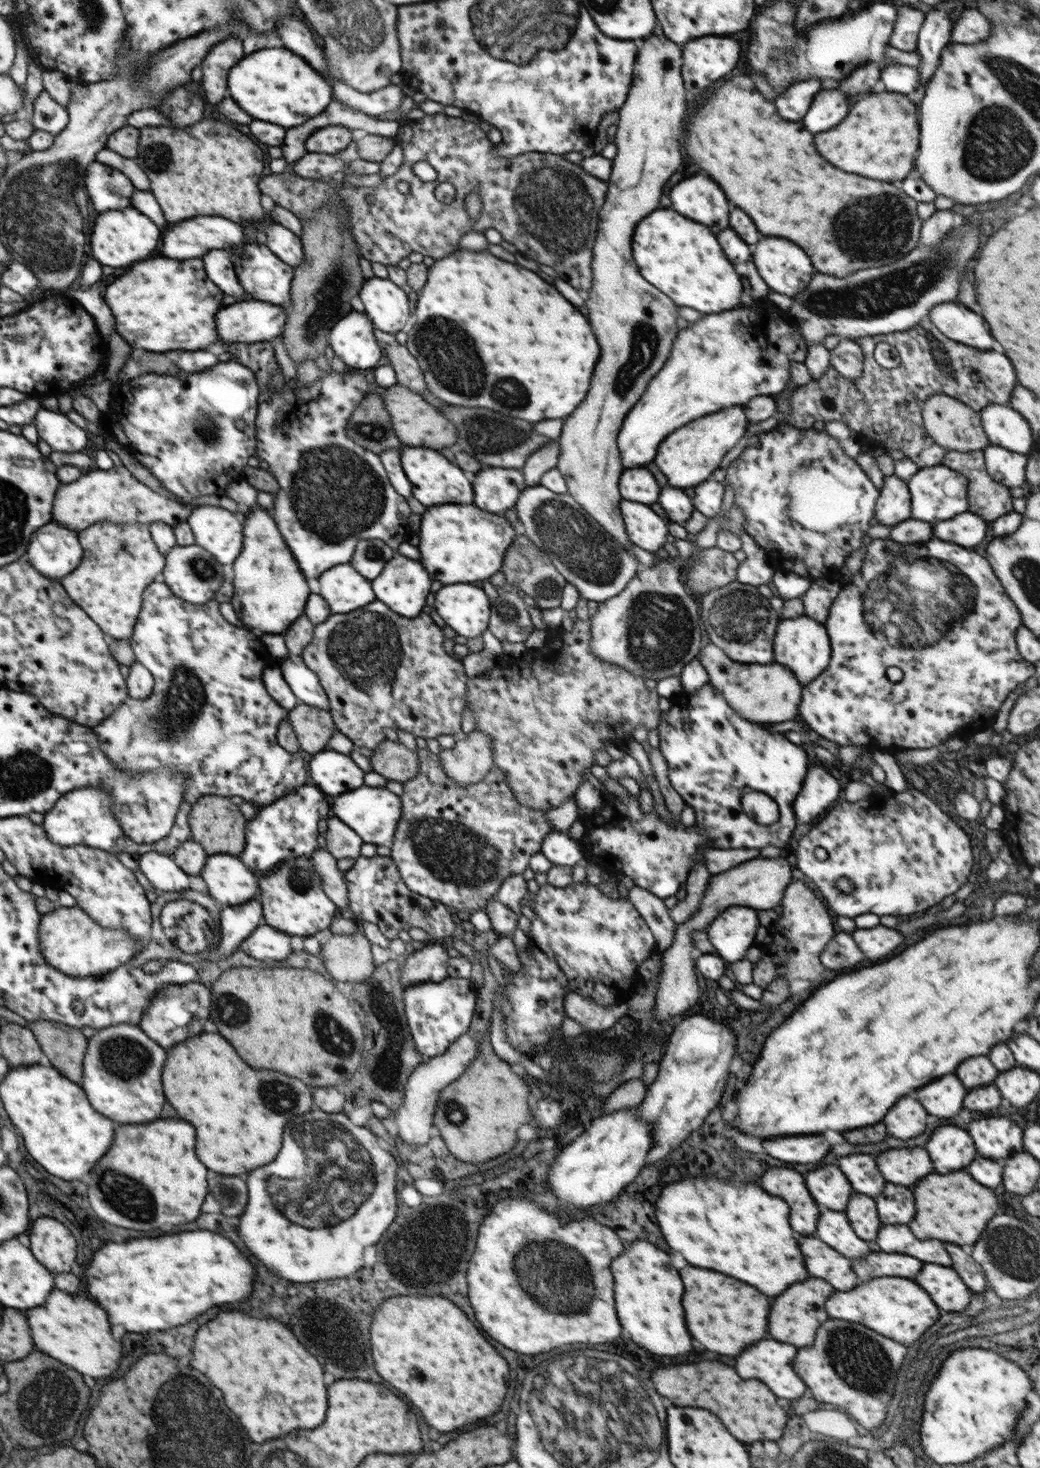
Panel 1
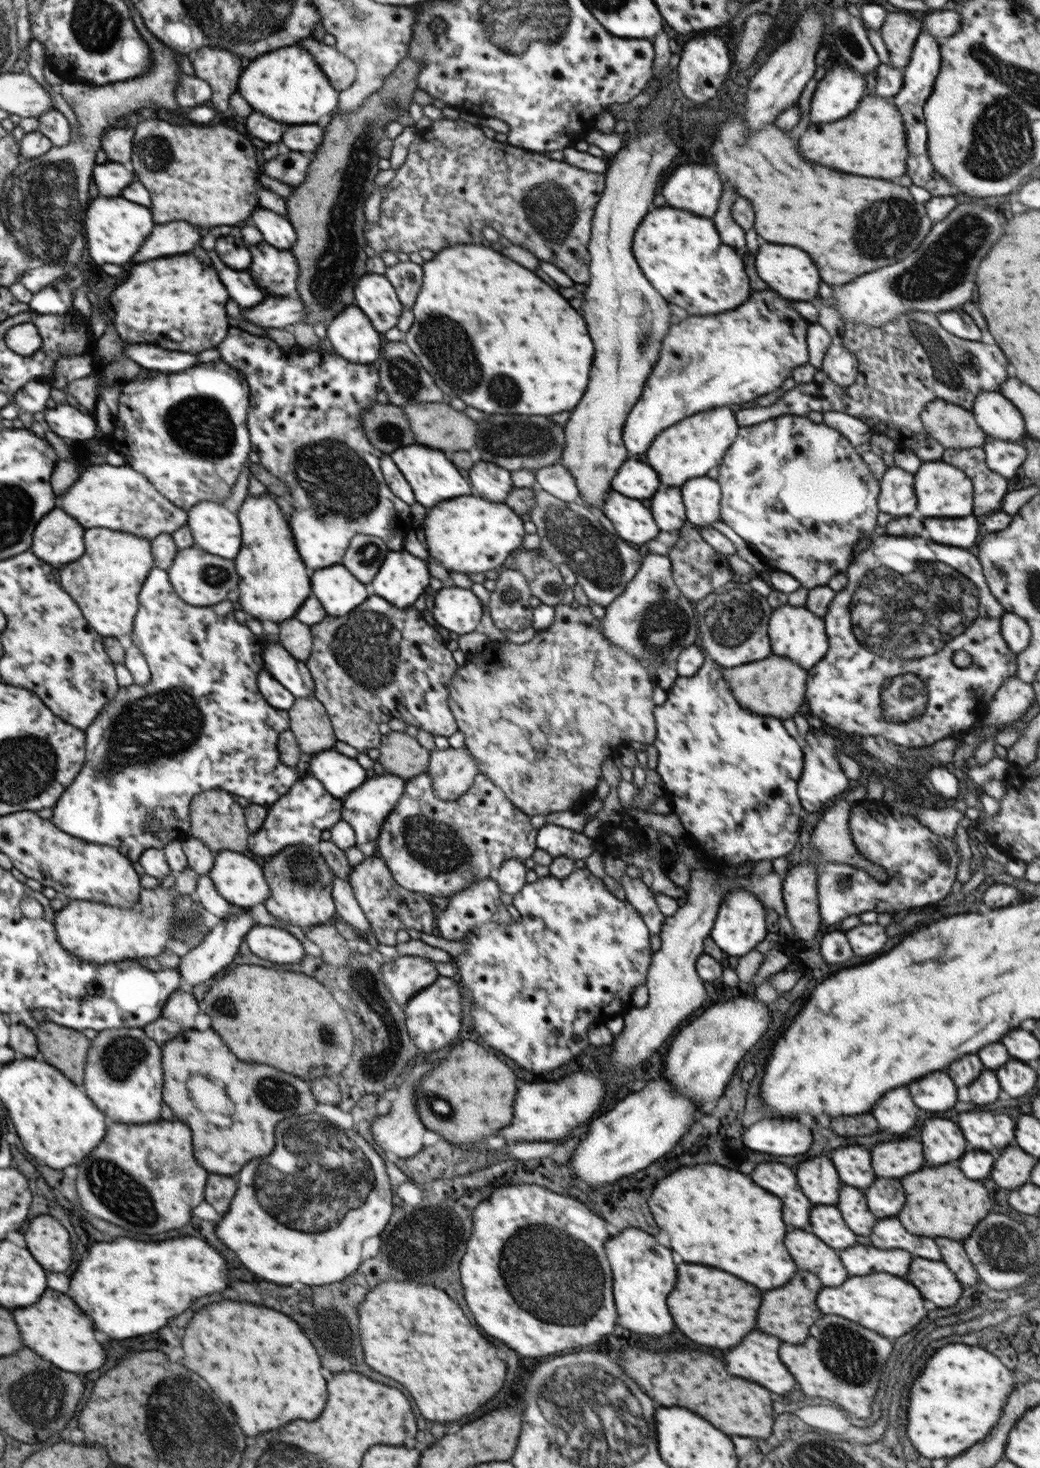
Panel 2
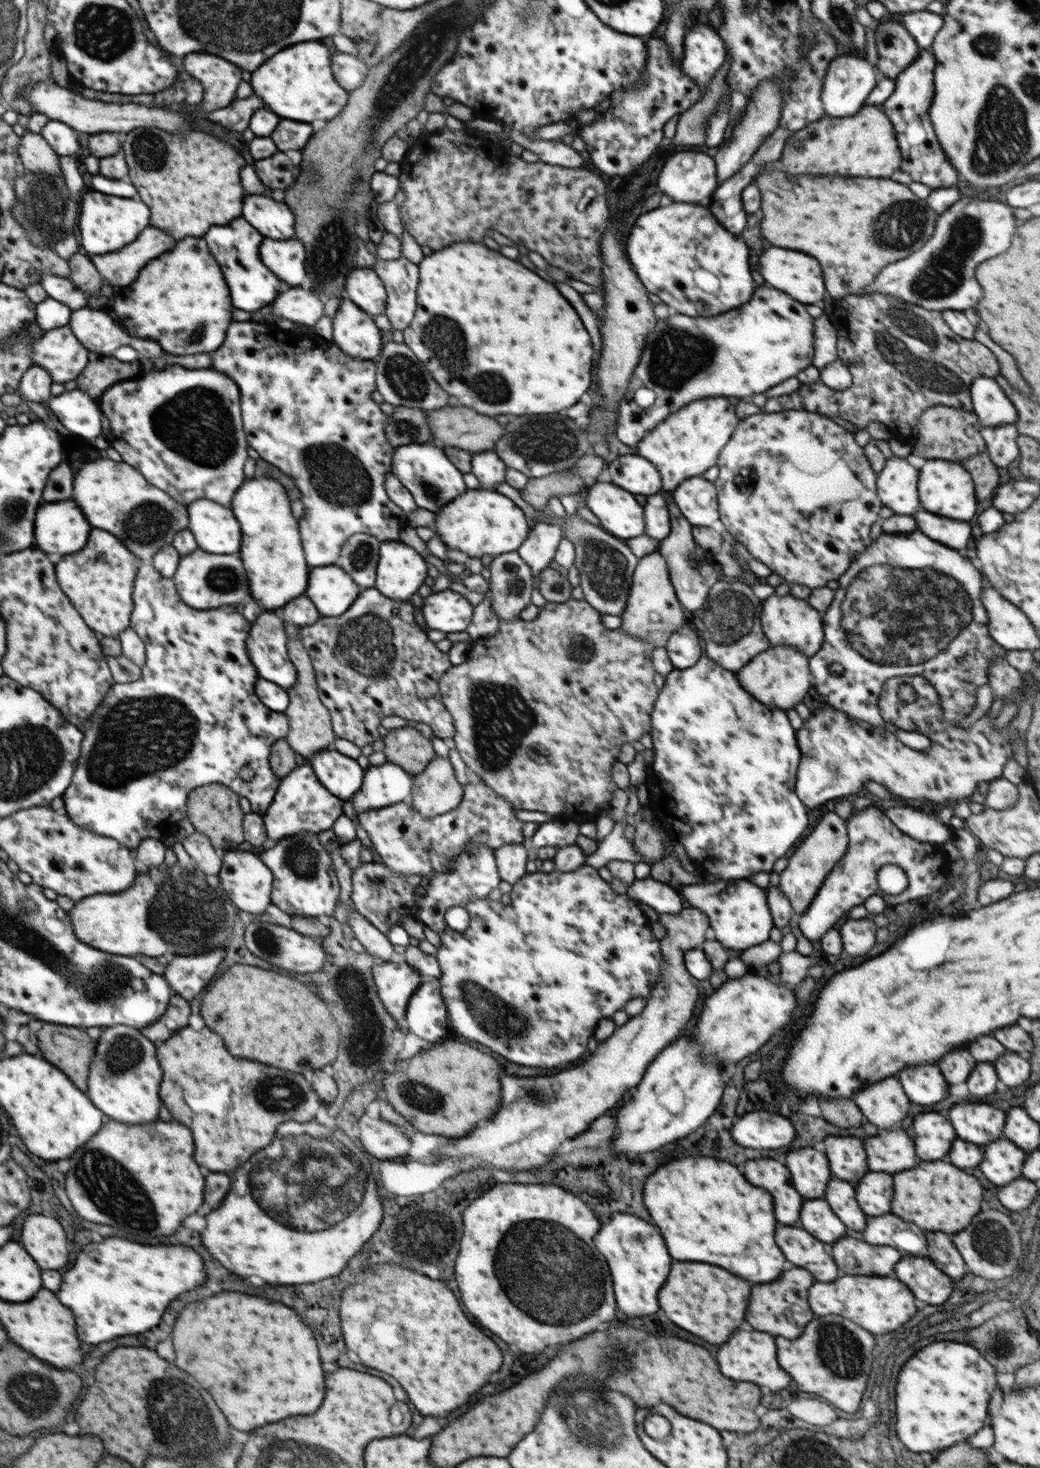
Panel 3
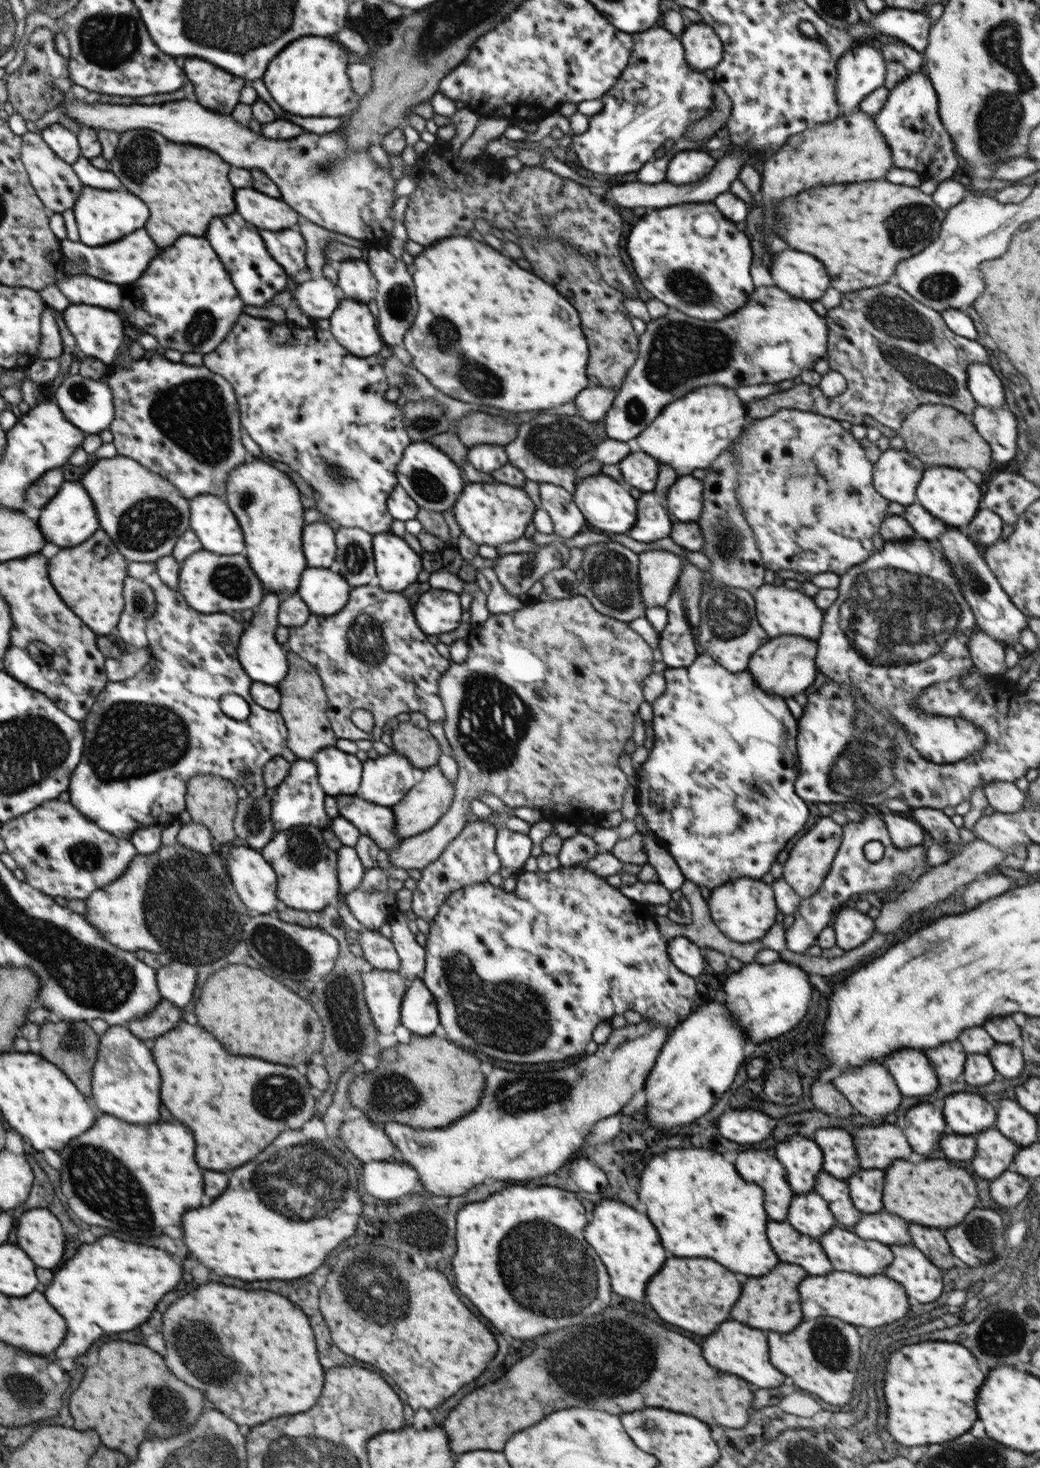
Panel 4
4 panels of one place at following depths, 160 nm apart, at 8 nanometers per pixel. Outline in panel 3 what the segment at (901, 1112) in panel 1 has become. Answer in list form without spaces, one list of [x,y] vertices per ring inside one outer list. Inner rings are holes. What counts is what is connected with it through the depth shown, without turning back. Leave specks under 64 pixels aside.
[[[886,1078],[884,1082],[876,1082],[860,1090],[854,1094],[854,1102],[865,1118],[878,1128],[896,1126],[906,1118],[910,1108],[910,1100],[896,1078]]]

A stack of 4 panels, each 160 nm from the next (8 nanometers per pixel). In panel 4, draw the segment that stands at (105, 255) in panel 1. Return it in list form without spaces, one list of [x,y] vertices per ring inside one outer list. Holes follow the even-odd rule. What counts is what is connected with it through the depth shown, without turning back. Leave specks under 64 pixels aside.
[[[83,186],[80,196],[76,199],[73,206],[75,221],[80,232],[80,241],[86,246],[98,247],[108,245],[110,242],[120,240],[122,236],[142,228],[150,216],[148,206],[136,198],[134,194],[122,192],[122,190],[108,190],[94,188],[92,186]]]

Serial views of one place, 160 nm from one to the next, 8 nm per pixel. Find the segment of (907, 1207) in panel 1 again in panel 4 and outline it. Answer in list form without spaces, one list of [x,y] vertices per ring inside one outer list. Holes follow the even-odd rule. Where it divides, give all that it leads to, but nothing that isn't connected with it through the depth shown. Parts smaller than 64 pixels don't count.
[[[860,1170],[847,1180],[850,1200],[862,1214],[873,1214],[882,1211],[882,1170]]]

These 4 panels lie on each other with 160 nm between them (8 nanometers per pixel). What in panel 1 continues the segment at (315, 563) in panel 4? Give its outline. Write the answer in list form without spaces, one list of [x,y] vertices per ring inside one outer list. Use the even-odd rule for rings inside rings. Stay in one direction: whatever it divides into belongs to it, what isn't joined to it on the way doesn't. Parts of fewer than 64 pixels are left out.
[[[270,341],[252,342],[250,344],[242,344],[241,342],[236,342],[236,344],[232,342],[224,342],[224,349],[226,352],[225,358],[239,362],[242,366],[246,366],[246,368],[252,370],[256,381],[259,384],[261,391],[259,394],[259,407],[255,420],[257,430],[257,451],[255,452],[255,455],[262,458],[262,460],[265,460],[269,464],[268,471],[275,476],[275,479],[279,484],[279,490],[274,494],[275,501],[274,509],[272,509],[272,518],[276,520],[278,530],[282,532],[282,536],[284,536],[284,540],[286,540],[286,544],[288,545],[290,552],[292,552],[298,566],[300,566],[302,574],[304,574],[306,578],[318,578],[324,570],[328,570],[328,568],[332,568],[338,564],[346,564],[346,562],[349,562],[355,553],[355,546],[358,544],[358,540],[378,538],[378,540],[382,540],[382,542],[385,542],[394,550],[397,550],[398,546],[400,546],[402,542],[407,542],[409,537],[412,535],[412,531],[408,526],[408,518],[410,518],[412,512],[407,503],[407,499],[401,494],[398,494],[396,489],[390,486],[390,481],[387,477],[387,472],[383,467],[380,455],[374,454],[372,451],[366,450],[359,444],[356,444],[351,438],[349,438],[346,432],[346,425],[348,424],[350,416],[353,415],[356,406],[361,403],[361,400],[366,396],[366,394],[372,393],[372,390],[378,386],[374,370],[367,369],[358,371],[357,369],[349,368],[349,371],[344,374],[333,370],[330,374],[323,372],[320,379],[314,382],[314,385],[304,387],[304,385],[300,385],[300,383],[298,383],[297,378],[289,379],[283,376],[274,357],[274,349]]]

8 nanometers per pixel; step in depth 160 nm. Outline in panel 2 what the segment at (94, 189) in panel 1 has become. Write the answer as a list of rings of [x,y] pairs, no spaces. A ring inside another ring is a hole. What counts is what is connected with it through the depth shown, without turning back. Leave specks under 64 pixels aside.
[[[112,162],[96,164],[91,178],[99,188],[99,196],[120,196],[122,188],[132,182],[132,174],[128,172],[129,164]]]

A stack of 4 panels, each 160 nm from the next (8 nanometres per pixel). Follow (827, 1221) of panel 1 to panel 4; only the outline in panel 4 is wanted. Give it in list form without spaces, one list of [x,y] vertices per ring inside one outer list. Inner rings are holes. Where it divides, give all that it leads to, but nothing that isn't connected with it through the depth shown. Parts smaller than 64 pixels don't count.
[[[818,1194],[796,1196],[790,1204],[788,1222],[806,1236],[822,1236],[834,1227],[835,1219],[830,1212],[828,1202]]]

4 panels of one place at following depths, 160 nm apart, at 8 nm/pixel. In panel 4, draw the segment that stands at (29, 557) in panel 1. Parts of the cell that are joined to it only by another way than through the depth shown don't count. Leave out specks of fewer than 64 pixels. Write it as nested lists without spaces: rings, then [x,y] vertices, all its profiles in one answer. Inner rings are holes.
[[[64,482],[60,492],[56,493],[56,498],[52,498],[47,503],[42,509],[44,512],[40,512],[38,522],[45,539],[56,546],[62,546],[62,548],[78,546],[100,528],[96,510],[94,510],[95,503],[78,482]]]

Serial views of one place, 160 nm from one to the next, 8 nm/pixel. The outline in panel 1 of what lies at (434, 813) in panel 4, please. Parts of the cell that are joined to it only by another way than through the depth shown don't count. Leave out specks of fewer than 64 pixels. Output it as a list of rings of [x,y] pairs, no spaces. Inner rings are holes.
[[[480,730],[460,734],[452,749],[442,749],[438,758],[443,762],[444,772],[456,786],[476,784],[486,777],[495,765],[492,758],[492,740]]]

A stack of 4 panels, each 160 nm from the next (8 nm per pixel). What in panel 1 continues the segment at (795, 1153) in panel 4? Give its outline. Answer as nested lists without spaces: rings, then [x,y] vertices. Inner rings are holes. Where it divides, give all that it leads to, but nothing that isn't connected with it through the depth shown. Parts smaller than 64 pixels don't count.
[[[824,1166],[806,1174],[806,1186],[818,1204],[838,1212],[846,1208],[852,1196],[850,1182],[836,1166]]]

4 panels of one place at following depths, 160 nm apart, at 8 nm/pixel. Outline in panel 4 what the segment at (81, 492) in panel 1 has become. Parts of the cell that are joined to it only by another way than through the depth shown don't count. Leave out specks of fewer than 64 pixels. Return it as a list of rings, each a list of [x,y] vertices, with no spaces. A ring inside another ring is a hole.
[[[118,454],[98,459],[90,464],[80,484],[92,496],[100,528],[130,562],[155,562],[170,556],[177,540],[189,529],[189,500],[168,484],[167,477],[154,474],[132,458]]]

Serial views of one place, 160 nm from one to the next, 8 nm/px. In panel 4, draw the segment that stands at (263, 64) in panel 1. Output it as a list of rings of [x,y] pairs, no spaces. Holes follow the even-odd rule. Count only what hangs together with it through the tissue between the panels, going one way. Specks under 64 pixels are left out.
[[[316,36],[298,38],[268,63],[262,80],[278,106],[290,114],[346,117],[359,105],[360,100],[351,87],[348,65],[345,49],[338,42]]]

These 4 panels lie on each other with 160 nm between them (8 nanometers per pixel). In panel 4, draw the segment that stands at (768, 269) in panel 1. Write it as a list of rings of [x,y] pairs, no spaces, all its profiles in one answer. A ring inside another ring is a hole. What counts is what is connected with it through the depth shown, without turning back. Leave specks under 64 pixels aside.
[[[796,250],[776,254],[770,274],[778,288],[806,302],[820,300],[826,288],[830,288],[830,278],[824,264],[810,254]]]

